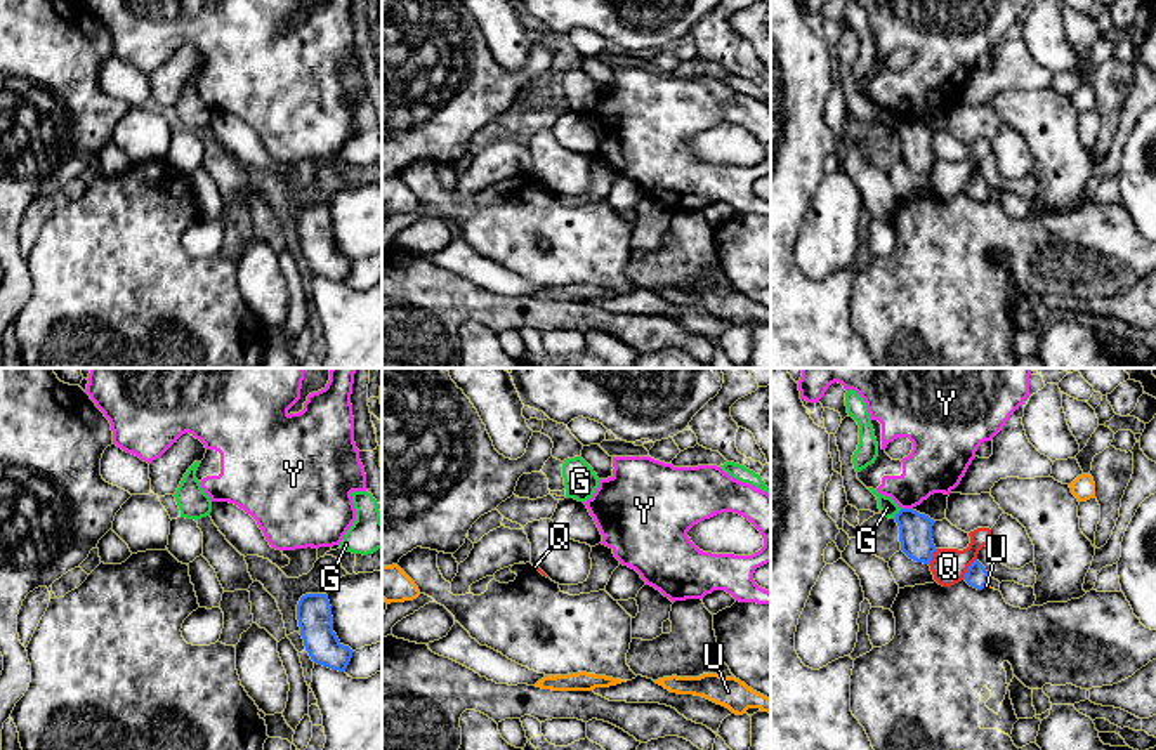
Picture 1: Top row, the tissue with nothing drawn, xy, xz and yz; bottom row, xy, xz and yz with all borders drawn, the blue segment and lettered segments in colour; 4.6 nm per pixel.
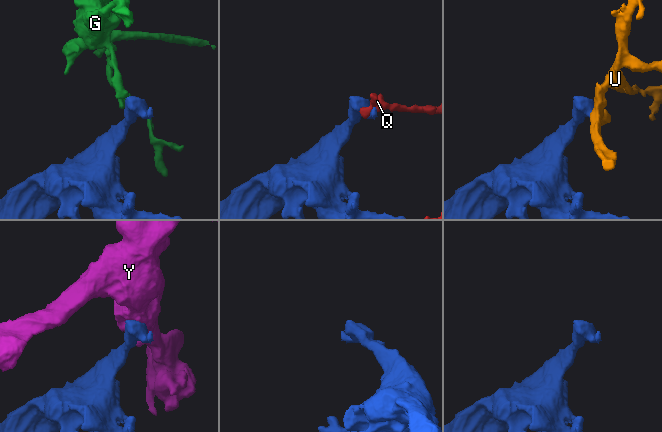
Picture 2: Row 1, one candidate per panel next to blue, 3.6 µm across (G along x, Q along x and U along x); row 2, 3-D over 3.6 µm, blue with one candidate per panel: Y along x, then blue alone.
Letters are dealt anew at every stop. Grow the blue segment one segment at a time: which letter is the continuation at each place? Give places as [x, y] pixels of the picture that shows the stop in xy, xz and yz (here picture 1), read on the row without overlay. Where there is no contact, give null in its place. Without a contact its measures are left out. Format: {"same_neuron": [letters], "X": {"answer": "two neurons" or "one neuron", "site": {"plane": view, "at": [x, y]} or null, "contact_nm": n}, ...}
{"same_neuron": ["U"], "G": {"answer": "two neurons", "site": {"plane": "yz", "at": [896, 125]}, "contact_nm": 60}, "Q": {"answer": "two neurons", "site": {"plane": "yz", "at": [969, 179]}, "contact_nm": 120}, "U": {"answer": "one neuron", "site": {"plane": "yz", "at": [985, 195]}, "contact_nm": 40}, "Y": {"answer": "two neurons", "site": {"plane": "yz", "at": [906, 120]}, "contact_nm": 60}}

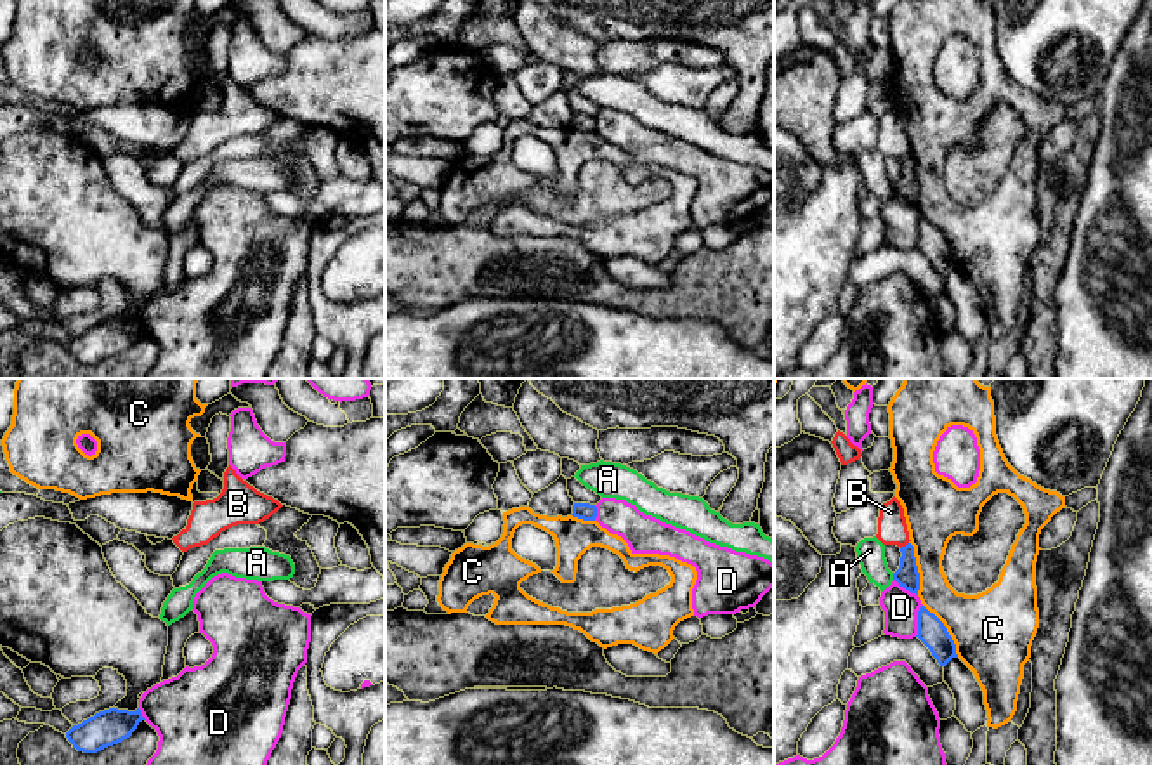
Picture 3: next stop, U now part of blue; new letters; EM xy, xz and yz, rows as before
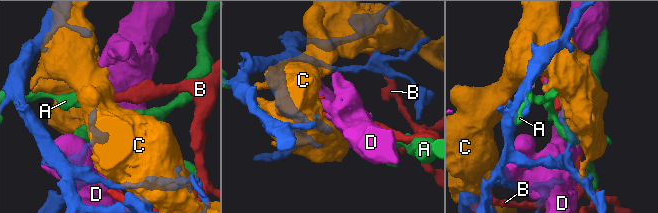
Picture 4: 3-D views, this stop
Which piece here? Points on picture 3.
{"same_neuron": [], "A": {"answer": "two neurons", "site": {"plane": "yz", "at": [894, 188]}, "contact_nm": 30}, "B": {"answer": "two neurons", "site": {"plane": "yz", "at": [906, 157]}, "contact_nm": 50}, "C": {"answer": "two neurons", "site": {"plane": "yz", "at": [946, 242]}, "contact_nm": 300}, "D": {"answer": "two neurons", "site": {"plane": "yz", "at": [918, 231]}, "contact_nm": 160}}

